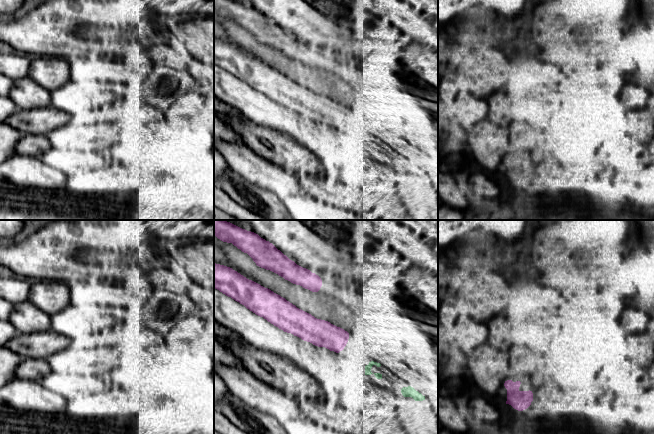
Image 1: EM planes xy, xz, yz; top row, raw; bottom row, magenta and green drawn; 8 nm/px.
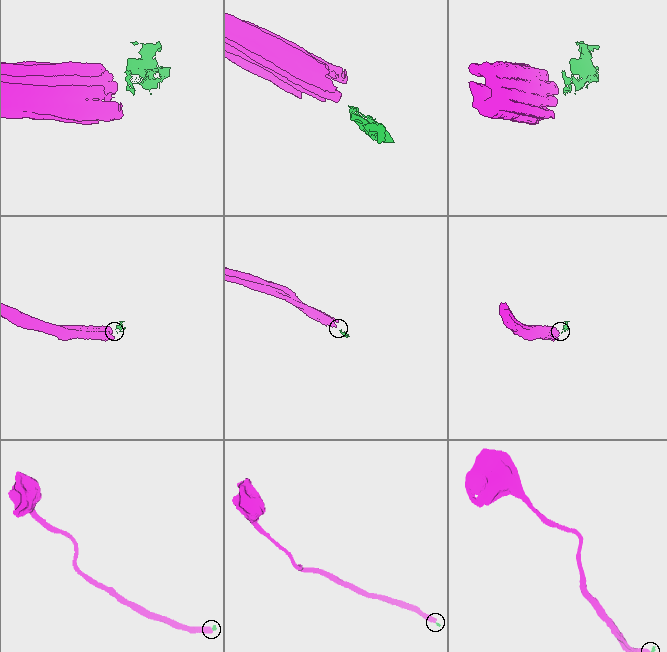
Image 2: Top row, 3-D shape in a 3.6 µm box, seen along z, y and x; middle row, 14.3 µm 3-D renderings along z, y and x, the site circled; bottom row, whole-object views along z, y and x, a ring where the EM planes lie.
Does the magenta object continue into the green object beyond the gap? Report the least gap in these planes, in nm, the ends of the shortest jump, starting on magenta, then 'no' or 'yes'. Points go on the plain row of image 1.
220 nm apart; from magenta across xz (343, 124), (365, 142); yes

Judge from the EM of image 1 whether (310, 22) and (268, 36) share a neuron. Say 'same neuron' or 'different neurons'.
different neurons

